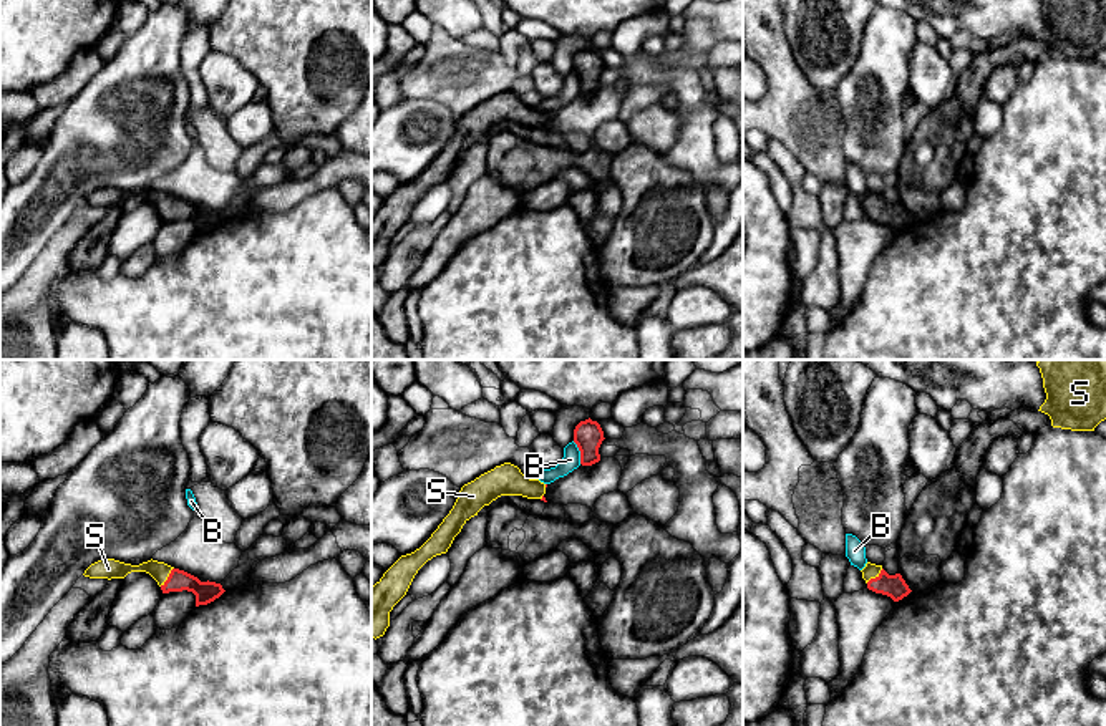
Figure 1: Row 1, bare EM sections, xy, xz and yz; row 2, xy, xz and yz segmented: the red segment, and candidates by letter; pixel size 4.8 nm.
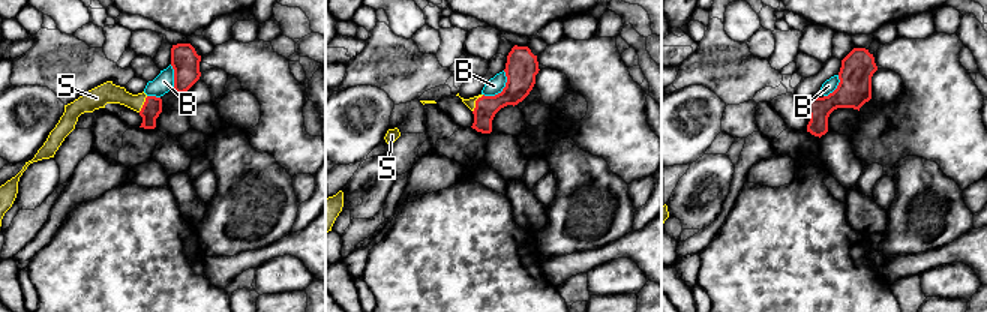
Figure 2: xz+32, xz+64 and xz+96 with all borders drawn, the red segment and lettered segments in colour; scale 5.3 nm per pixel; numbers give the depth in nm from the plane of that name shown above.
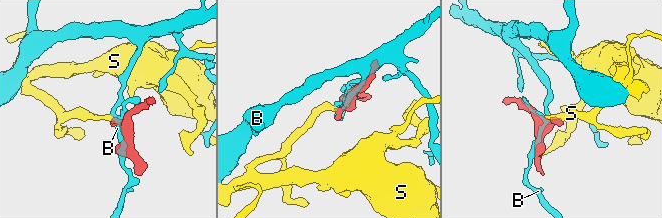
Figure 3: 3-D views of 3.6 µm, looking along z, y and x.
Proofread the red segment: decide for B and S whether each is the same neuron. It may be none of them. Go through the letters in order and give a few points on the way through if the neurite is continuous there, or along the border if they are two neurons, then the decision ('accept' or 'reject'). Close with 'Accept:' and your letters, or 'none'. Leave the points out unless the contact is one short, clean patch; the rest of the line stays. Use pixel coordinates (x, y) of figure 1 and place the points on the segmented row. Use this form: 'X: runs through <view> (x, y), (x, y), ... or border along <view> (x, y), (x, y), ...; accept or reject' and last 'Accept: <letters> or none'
B: reject
S: runs through xy (178, 580), (168, 577), (160, 571); accept
Accept: S

